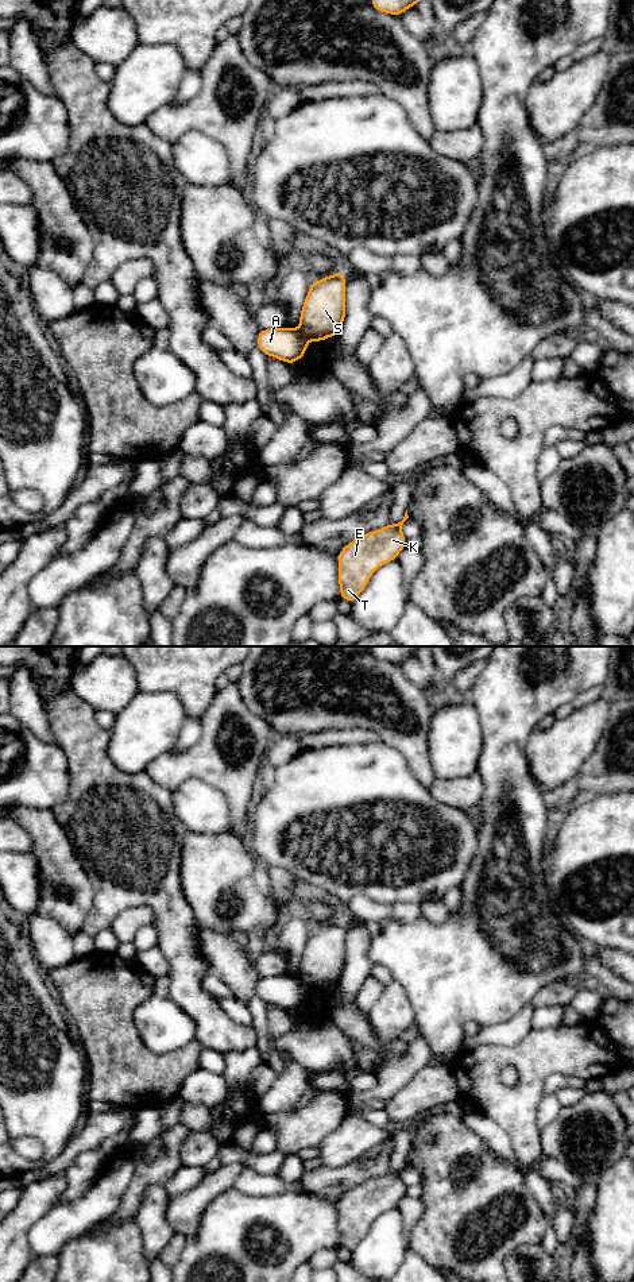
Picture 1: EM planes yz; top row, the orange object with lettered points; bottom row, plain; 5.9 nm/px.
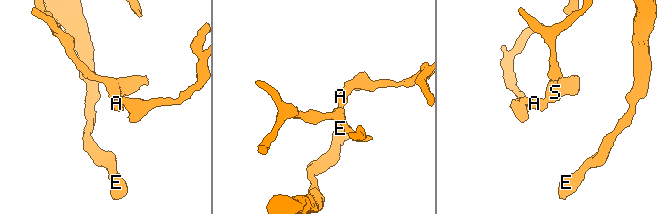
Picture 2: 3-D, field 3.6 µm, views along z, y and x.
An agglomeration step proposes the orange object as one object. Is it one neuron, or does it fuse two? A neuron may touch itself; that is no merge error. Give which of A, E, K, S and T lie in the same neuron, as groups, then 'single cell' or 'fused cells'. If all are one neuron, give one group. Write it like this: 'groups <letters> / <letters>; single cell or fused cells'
groups A / E K S T; fused cells

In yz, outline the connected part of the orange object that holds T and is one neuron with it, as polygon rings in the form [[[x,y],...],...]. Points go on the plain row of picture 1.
[[[407,1158],[398,1171],[368,1179],[348,1190],[337,1202],[340,1246],[351,1252],[366,1236],[371,1223],[383,1212],[398,1206],[406,1196],[402,1173],[409,1166]]]

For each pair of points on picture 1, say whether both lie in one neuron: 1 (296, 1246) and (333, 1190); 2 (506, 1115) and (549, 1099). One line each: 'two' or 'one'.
1: two
2: two

